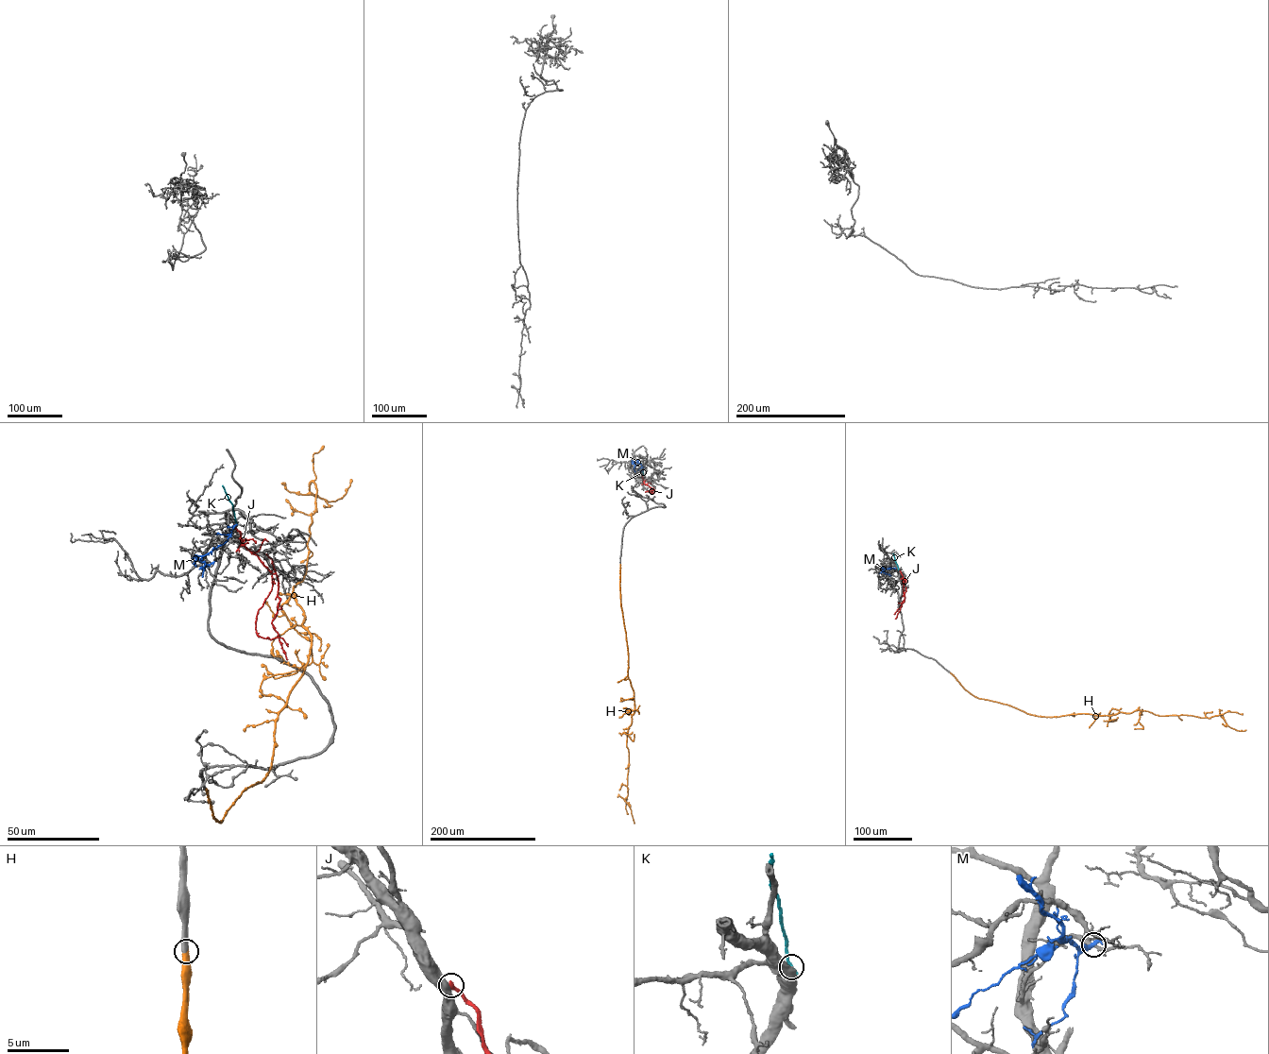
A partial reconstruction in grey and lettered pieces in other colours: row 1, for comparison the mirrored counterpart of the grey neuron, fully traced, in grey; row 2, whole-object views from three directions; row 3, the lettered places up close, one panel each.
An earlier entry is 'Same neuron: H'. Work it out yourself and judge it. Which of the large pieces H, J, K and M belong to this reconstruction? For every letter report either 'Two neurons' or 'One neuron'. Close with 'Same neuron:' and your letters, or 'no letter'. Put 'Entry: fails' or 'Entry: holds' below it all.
H: One neuron
J: Two neurons
K: Two neurons
M: Two neurons
Same neuron: H
Entry: holds

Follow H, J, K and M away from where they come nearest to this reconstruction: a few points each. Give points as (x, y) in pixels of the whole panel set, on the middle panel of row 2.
H: (620, 564), (628, 676), (634, 691), (634, 710), (627, 734), (629, 763), (625, 801), (634, 823)
J: (642, 476), (643, 483), (651, 488), (650, 491), (645, 492), (654, 489)
K: (643, 474), (640, 463)
M: (644, 467), (633, 461), (635, 472)

